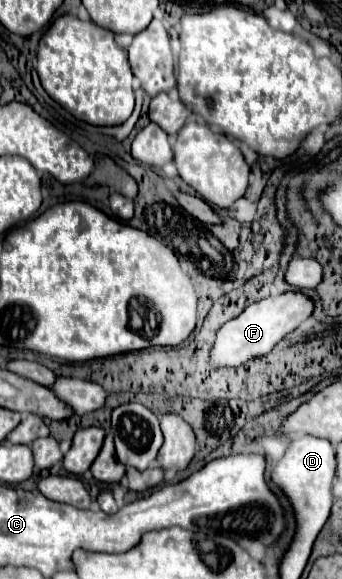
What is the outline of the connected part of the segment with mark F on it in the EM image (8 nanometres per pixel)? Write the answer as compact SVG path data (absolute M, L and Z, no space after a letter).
M287 291L281 295L271 295L263 301L257 301L253 305L249 305L239 317L227 321L219 333L217 333L217 341L215 347L211 351L211 361L213 365L219 367L237 367L243 365L245 361L253 359L253 357L261 357L271 353L271 349L291 331L295 331L315 309L313 299L309 299L303 293L295 293L295 291Z

